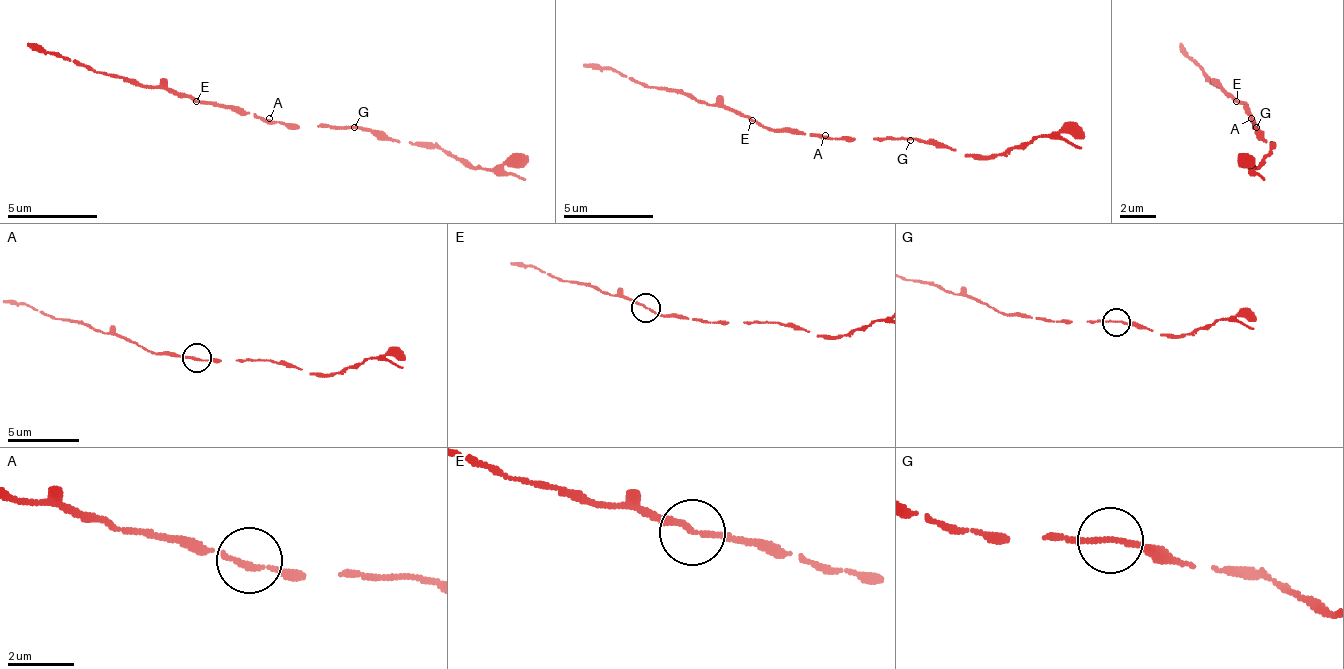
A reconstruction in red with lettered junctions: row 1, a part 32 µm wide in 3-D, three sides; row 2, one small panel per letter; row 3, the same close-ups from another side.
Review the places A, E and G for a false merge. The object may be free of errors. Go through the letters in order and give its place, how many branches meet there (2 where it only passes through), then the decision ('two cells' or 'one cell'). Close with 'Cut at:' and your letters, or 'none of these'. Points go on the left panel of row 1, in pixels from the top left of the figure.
A: place (269, 118); branches 2; one cell
E: place (196, 101); branches 2; one cell
G: place (354, 127); branches 2; one cell
Cut at: none of these

